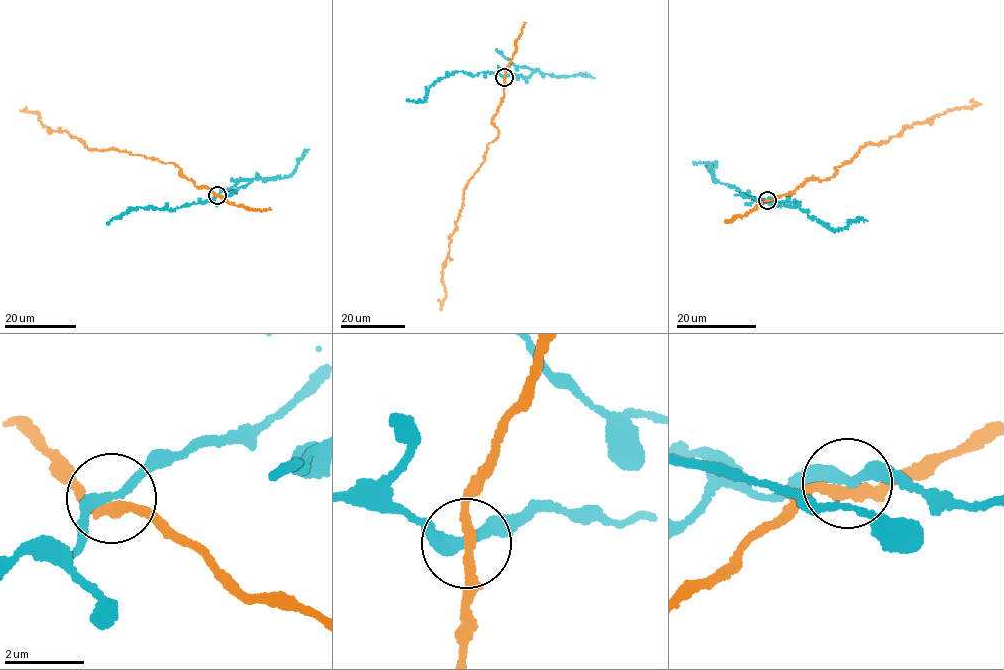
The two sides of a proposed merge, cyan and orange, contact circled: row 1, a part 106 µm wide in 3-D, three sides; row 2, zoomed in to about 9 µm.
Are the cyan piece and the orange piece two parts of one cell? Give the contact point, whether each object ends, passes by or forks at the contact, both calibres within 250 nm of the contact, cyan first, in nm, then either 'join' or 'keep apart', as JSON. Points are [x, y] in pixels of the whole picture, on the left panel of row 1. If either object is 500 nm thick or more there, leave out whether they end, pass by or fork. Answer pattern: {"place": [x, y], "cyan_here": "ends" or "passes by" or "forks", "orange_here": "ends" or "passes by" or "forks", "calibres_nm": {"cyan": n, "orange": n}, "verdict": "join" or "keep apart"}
{"place": [217, 195], "cyan_here": "passes by", "orange_here": "passes by", "calibres_nm": {"cyan": 280, "orange": 260}, "verdict": "keep apart"}

